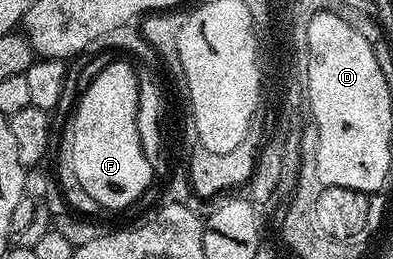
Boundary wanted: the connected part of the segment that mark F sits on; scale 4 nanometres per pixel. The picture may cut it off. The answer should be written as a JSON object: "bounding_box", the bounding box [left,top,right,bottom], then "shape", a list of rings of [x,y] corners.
{"bounding_box":[66,62,153,210],"shape":[[[111,62],[101,67],[95,79],[84,88],[75,106],[75,115],[71,118],[71,139],[67,142],[66,161],[73,176],[77,176],[77,184],[81,184],[83,191],[99,208],[104,206],[107,210],[123,210],[133,205],[153,181],[153,173],[138,136],[138,80],[136,67],[131,67],[127,62]]]}

